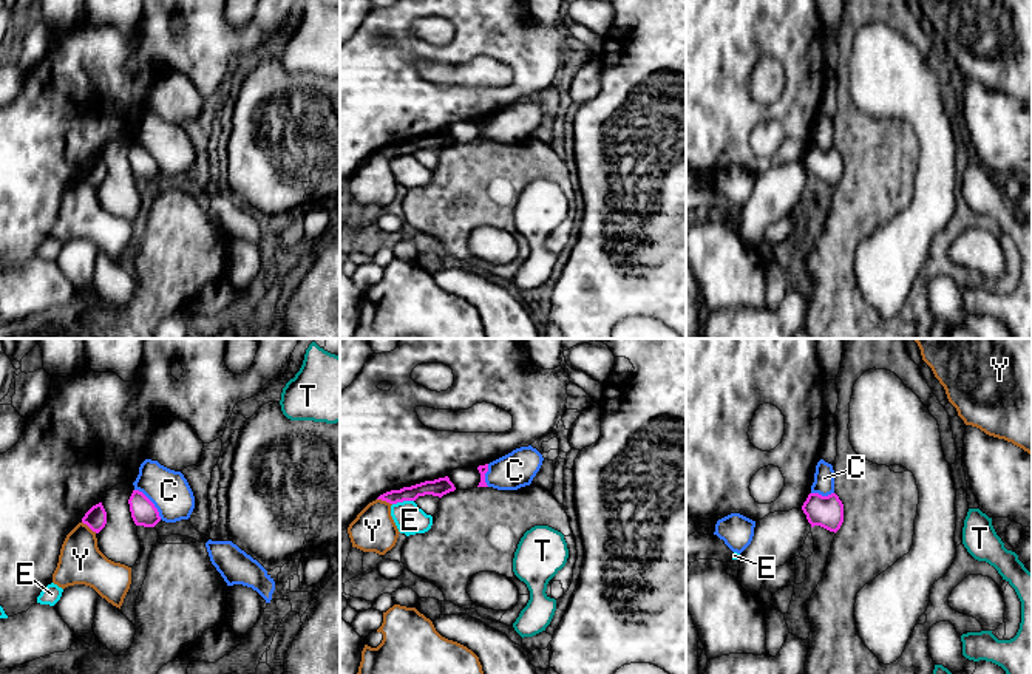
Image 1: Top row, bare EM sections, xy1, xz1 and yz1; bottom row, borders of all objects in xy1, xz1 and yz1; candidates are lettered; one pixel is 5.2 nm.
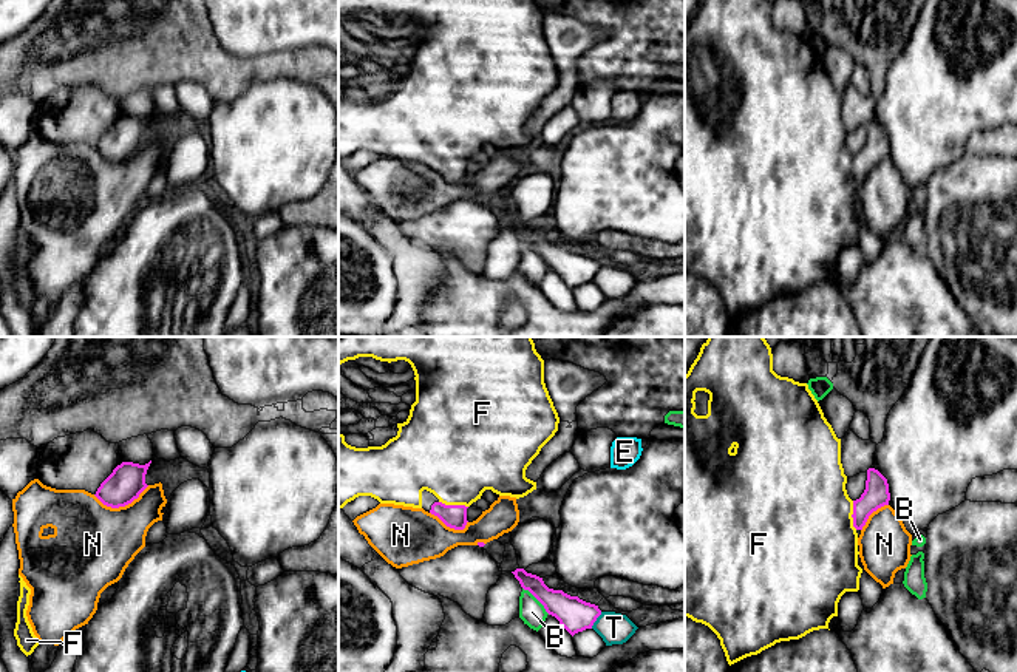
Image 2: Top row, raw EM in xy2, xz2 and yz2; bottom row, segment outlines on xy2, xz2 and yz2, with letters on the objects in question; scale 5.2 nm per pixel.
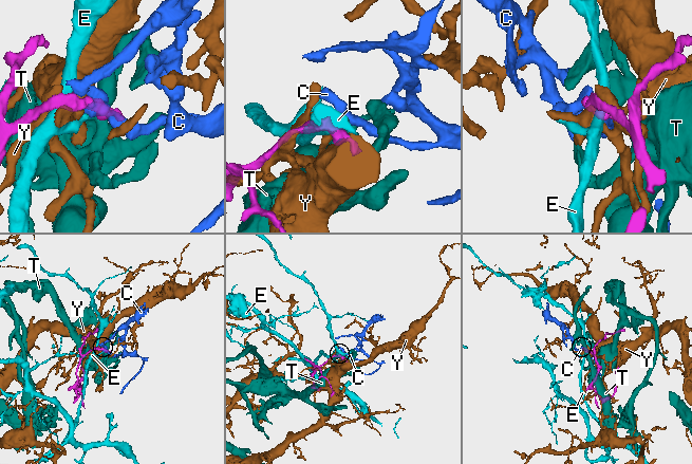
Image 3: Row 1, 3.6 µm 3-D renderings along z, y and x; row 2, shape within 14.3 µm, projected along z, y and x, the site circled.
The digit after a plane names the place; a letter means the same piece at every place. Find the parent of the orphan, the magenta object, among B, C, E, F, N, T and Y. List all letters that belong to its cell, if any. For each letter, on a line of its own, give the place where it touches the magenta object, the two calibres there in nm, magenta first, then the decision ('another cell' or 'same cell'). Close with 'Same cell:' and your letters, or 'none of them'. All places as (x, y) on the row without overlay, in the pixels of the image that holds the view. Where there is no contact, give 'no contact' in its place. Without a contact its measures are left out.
B: meets magenta in xz2 at (537, 252); 180 nm thick on the magenta side, 140 nm on the other; another cell
C: meets magenta in xy1 at (152, 156); 130 nm thick on the magenta side, 220 nm on the other; another cell
E: meets magenta in xz1 at (402, 155); 90 nm thick on the magenta side, 160 nm on the other; another cell
F: meets magenta in xz2 at (453, 159); 130 nm thick on the magenta side, 440 nm on the other; same cell
N: meets magenta in xy2 at (121, 159); 190 nm thick on the magenta side, 420 nm on the other; another cell
T: meets magenta in xz2 at (595, 274); 180 nm thick on the magenta side, 160 nm on the other; another cell
Y: meets magenta in xz1 at (385, 153); 80 nm thick on the magenta side, 220 nm on the other; another cell
Same cell: F

